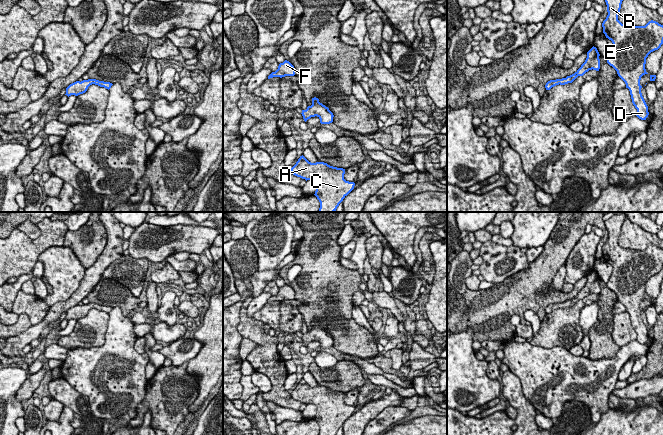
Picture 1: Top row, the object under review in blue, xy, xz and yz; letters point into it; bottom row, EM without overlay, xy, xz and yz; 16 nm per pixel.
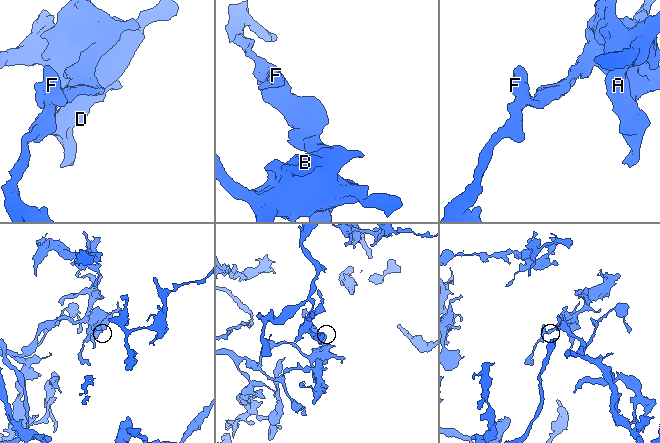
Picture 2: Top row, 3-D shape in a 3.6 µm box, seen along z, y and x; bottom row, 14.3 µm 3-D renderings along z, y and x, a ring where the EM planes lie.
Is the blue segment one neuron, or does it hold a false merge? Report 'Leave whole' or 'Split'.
Leave whole

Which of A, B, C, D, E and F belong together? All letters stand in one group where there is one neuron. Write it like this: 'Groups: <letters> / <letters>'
Groups: A B C D E F

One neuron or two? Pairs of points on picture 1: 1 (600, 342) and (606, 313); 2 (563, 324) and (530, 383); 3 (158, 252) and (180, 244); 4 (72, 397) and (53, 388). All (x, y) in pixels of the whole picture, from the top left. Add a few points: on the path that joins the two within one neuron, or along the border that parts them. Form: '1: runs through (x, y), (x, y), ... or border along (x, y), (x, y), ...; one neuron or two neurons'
1: runs through (601, 335), (605, 320); one neuron
2: border along (529, 342), (546, 348), (564, 347), (572, 355); two neurons
3: runs through (163, 247), (175, 244); one neuron
4: runs through (67, 395), (58, 389); one neuron

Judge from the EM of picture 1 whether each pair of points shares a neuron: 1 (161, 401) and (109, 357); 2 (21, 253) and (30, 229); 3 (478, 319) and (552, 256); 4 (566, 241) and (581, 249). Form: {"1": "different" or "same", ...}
{"1": "different", "2": "different", "3": "same", "4": "different"}

